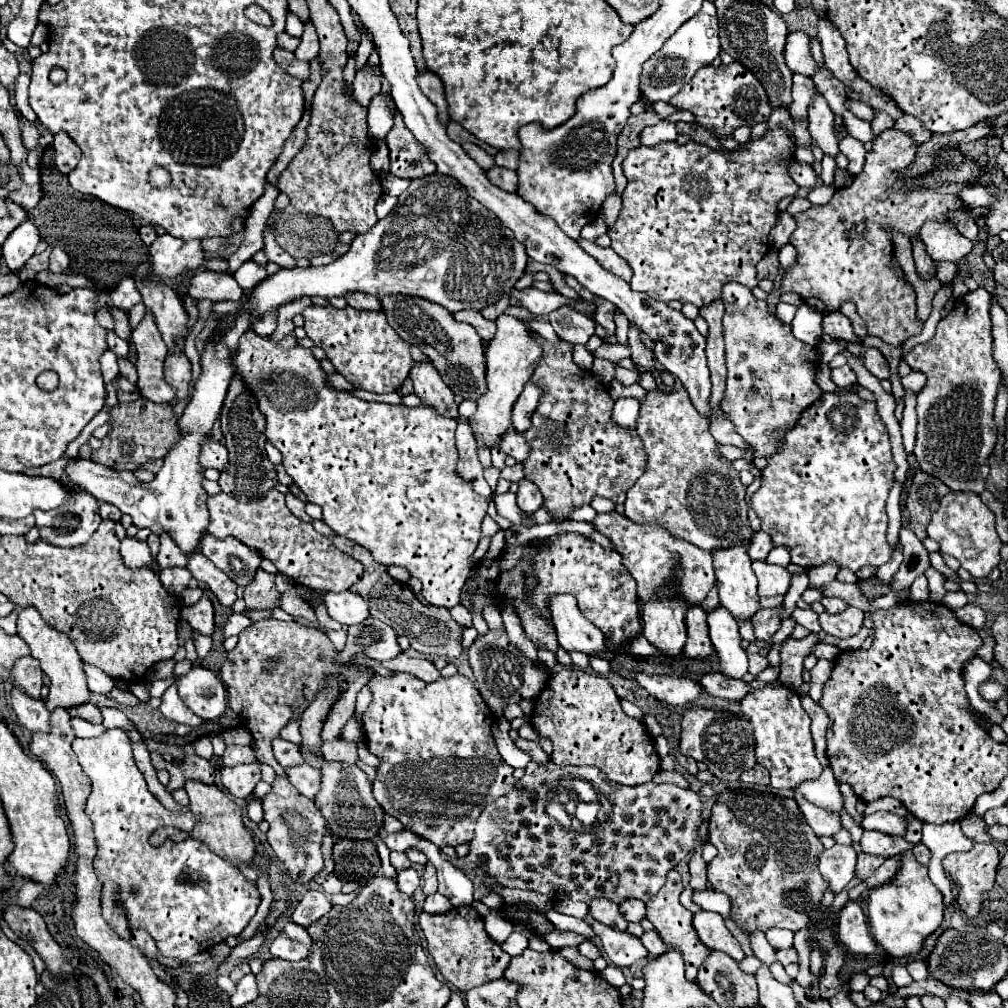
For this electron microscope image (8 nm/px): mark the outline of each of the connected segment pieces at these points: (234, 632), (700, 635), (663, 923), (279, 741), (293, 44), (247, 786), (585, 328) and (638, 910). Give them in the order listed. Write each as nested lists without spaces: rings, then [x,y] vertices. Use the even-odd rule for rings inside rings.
[[[240,613],[231,614],[227,621],[223,628],[224,638],[238,636],[242,630],[253,624],[251,619]]]
[[[689,606],[685,624],[687,624],[687,642],[685,642],[683,654],[689,658],[709,656],[713,652],[713,644],[709,640],[707,612],[701,606]]]
[[[671,870],[667,874],[667,884],[665,888],[661,888],[649,902],[647,902],[647,920],[655,926],[655,930],[659,932],[659,936],[665,940],[667,946],[675,946],[683,952],[683,958],[685,958],[685,966],[687,966],[687,978],[689,980],[695,980],[697,978],[697,970],[699,966],[703,964],[709,948],[699,940],[691,920],[693,920],[693,914],[679,902],[679,896],[683,892],[683,882],[681,882],[681,876],[677,870]]]
[[[275,738],[275,740],[273,740],[273,754],[275,754],[277,762],[279,762],[283,768],[293,766],[293,764],[303,764],[299,746],[293,744],[293,742],[287,742],[287,740],[283,740],[283,738]]]
[[[281,32],[281,34],[277,36],[277,44],[279,44],[279,48],[285,48],[285,50],[289,50],[289,52],[295,52],[295,48],[301,44],[301,38],[293,38],[293,36],[289,36],[287,32]]]
[[[255,760],[251,764],[239,764],[235,768],[221,770],[221,782],[235,798],[249,798],[255,784],[261,780],[261,762]]]
[[[559,308],[549,314],[551,326],[555,332],[571,344],[587,344],[587,340],[595,332],[595,322],[587,316],[583,318],[579,312],[573,312],[573,308]]]
[[[627,898],[619,904],[619,910],[627,922],[641,922],[641,918],[645,916],[645,902],[637,898]]]

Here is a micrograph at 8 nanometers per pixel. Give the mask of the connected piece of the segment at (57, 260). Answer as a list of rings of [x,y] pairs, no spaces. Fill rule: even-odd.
[[[53,248],[51,258],[49,258],[49,270],[55,274],[61,274],[69,266],[69,256],[61,248]]]

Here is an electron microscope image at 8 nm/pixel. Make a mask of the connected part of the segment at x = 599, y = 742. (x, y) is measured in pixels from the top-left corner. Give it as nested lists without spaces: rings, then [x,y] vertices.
[[[563,668],[561,672],[555,672],[549,678],[549,682],[545,684],[543,692],[539,694],[539,698],[535,702],[531,724],[535,726],[535,730],[541,736],[545,736],[553,742],[551,760],[559,766],[567,766],[567,764],[595,766],[601,772],[605,772],[609,780],[619,782],[619,784],[627,784],[627,786],[645,784],[659,770],[659,754],[655,752],[653,736],[647,732],[647,728],[641,726],[635,718],[627,716],[621,710],[619,698],[615,694],[613,686],[605,678],[589,674],[581,668]]]

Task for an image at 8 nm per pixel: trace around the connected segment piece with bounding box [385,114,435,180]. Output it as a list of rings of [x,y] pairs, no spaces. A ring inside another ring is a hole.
[[[395,116],[395,126],[387,134],[391,168],[389,172],[397,178],[421,178],[435,172],[435,164],[429,160],[425,146],[405,128],[401,116]]]

